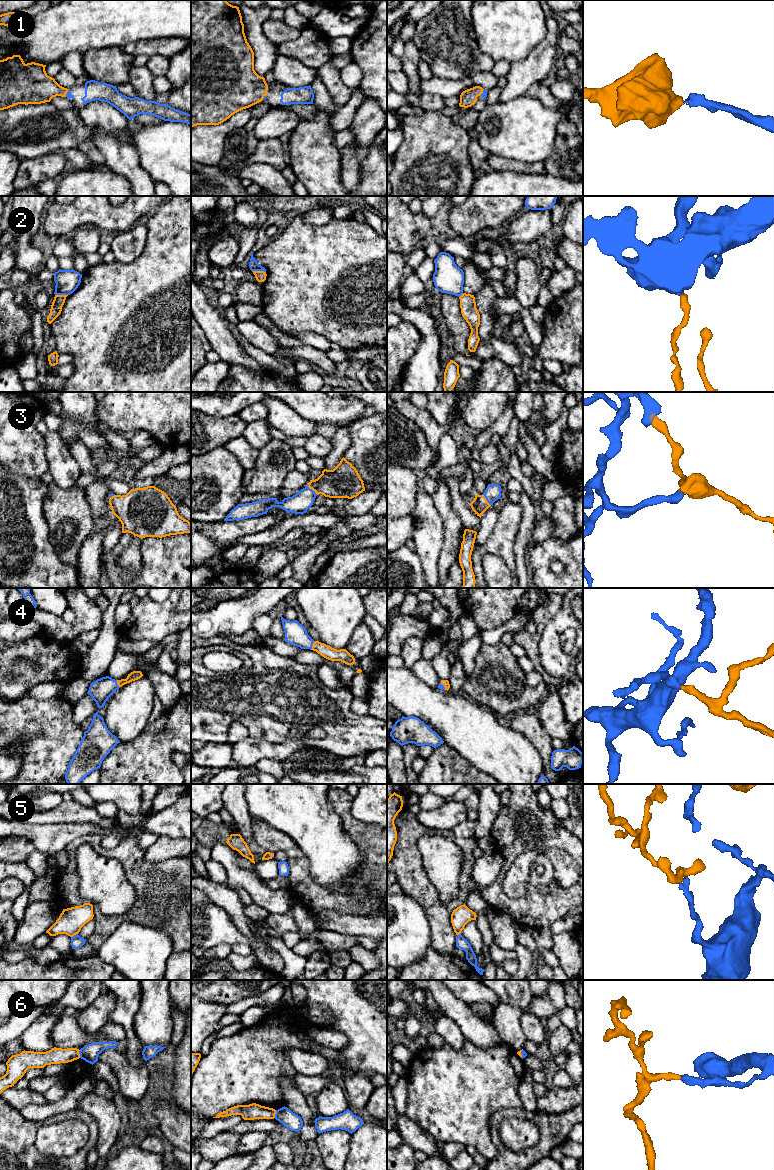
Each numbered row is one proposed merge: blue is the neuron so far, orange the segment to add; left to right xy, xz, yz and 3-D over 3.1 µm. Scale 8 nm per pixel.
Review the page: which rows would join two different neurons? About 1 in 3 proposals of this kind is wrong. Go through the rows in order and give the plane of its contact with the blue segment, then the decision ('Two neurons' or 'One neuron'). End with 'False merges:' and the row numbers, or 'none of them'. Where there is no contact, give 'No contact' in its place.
1: Touches blue in xy. One neuron
2: Touches blue in xz. Two neurons
3: Touches blue in xz. One neuron
4: Touches blue in xz. One neuron
5: Touches blue in xy. One neuron
6: Touches blue in xy. Two neurons
False merges: 2, 6

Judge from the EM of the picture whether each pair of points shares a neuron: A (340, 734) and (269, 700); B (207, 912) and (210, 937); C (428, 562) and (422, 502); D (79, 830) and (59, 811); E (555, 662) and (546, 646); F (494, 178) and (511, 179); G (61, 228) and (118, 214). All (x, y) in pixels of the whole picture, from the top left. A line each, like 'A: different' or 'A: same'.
A: same
B: same
C: same
D: different
E: same
F: same
G: same

